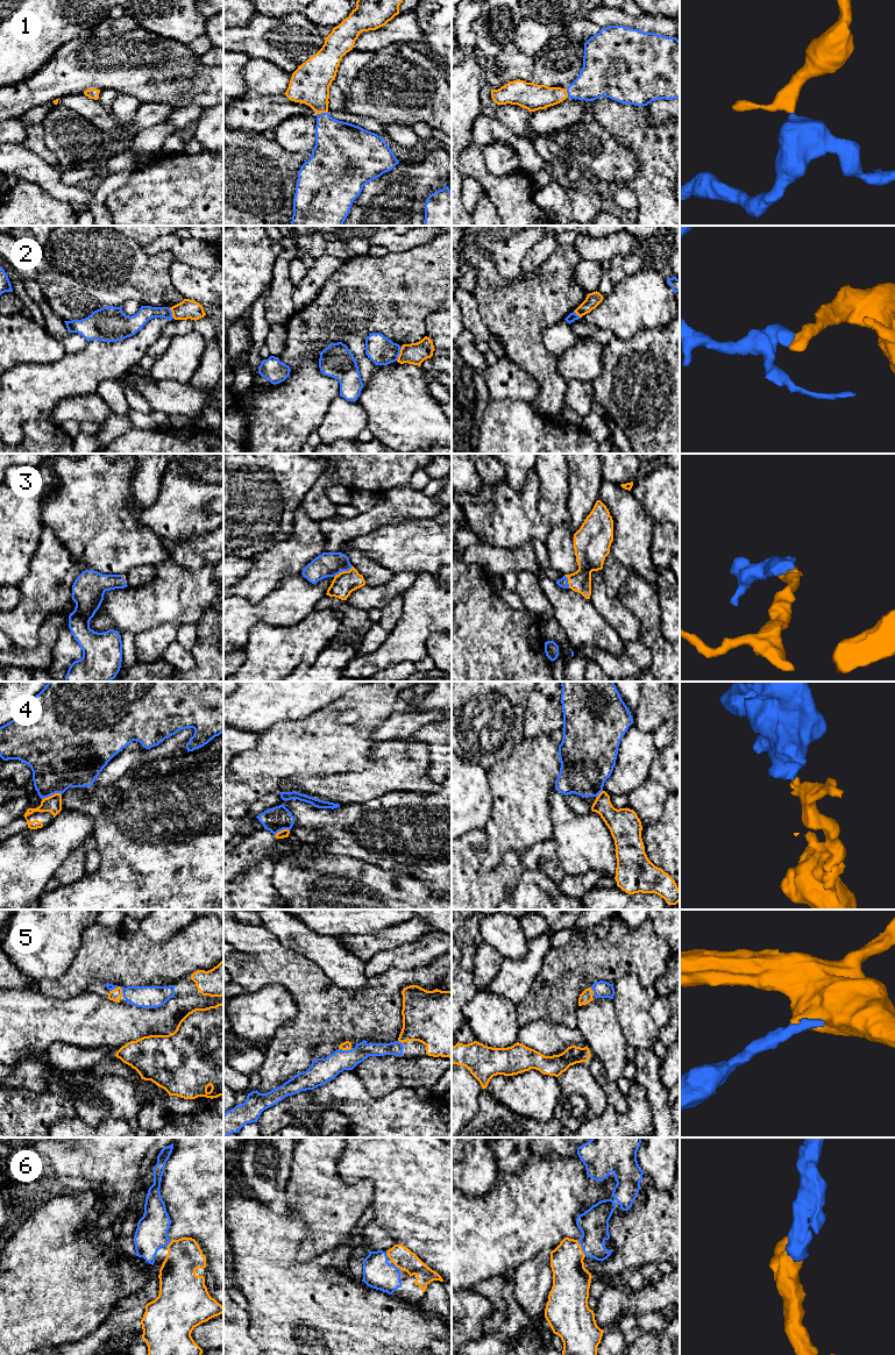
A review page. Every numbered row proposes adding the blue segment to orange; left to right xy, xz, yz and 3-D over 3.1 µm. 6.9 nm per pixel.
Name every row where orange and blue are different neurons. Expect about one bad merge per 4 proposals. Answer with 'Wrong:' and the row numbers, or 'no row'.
Wrong: 2

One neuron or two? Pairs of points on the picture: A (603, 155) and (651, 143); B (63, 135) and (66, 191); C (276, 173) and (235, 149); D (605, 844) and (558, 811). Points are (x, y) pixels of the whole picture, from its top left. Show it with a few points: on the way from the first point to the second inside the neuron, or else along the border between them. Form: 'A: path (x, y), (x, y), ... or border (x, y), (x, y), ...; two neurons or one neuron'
A: border (608, 130), (634, 154), (638, 159), (638, 175); two neurons
B: border (57, 165), (61, 170); two neurons
C: path (265, 173), (260, 173), (246, 159); one neuron
D: path (594, 844), (569, 821); one neuron

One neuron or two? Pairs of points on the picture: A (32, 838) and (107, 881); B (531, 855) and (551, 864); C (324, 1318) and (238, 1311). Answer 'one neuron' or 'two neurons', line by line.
A: two neurons
B: one neuron
C: two neurons

